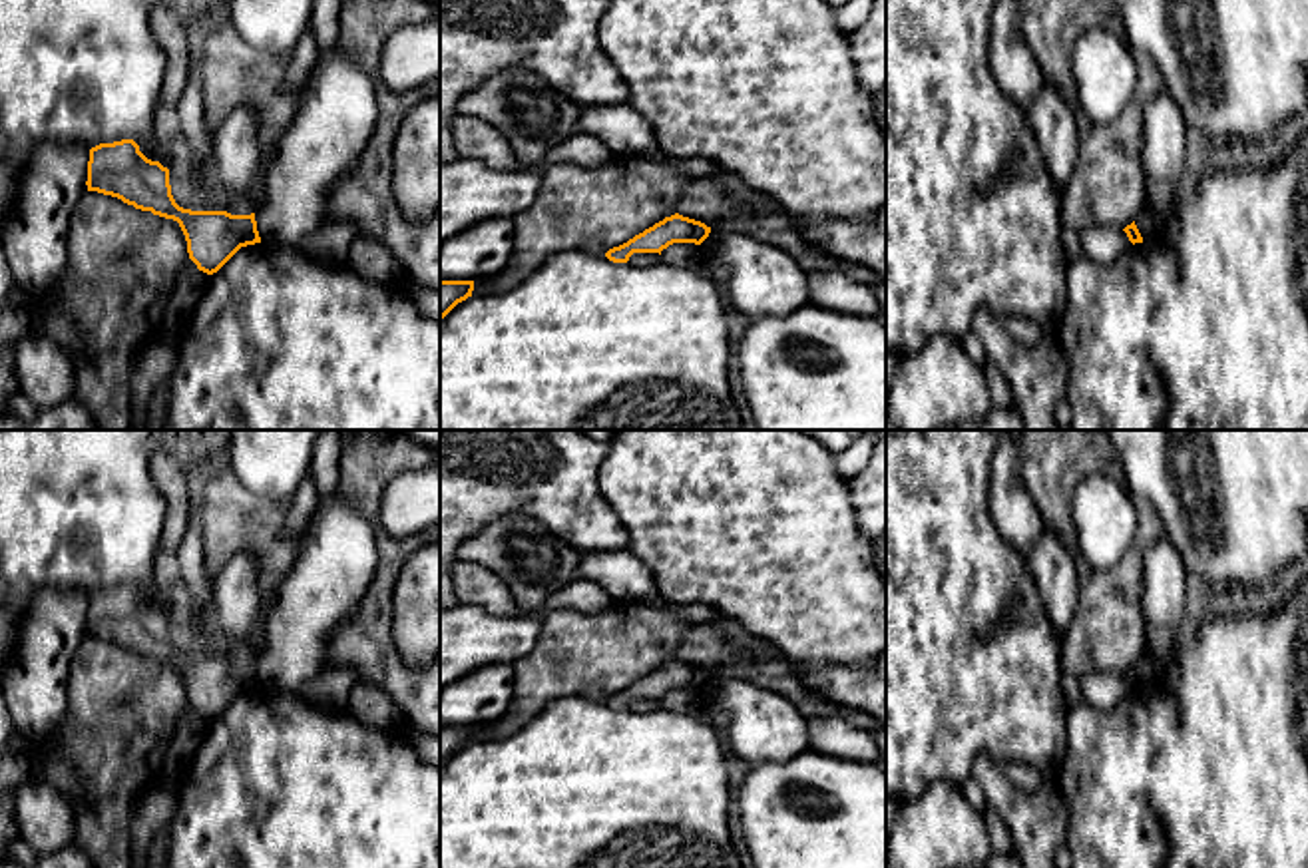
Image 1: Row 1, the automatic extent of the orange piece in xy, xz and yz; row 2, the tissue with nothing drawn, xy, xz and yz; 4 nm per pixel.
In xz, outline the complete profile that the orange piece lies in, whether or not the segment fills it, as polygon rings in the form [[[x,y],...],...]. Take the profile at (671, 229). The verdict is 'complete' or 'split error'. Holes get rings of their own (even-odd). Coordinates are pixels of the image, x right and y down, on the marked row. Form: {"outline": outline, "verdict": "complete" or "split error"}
{"outline": [[[679,213],[665,217],[643,233],[635,235],[627,243],[613,247],[605,257],[613,263],[627,263],[633,253],[659,253],[673,243],[701,245],[711,233],[701,221],[683,217]]], "verdict": "complete"}

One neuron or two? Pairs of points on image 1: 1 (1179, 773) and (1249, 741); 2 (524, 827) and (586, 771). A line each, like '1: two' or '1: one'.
1: one
2: one

